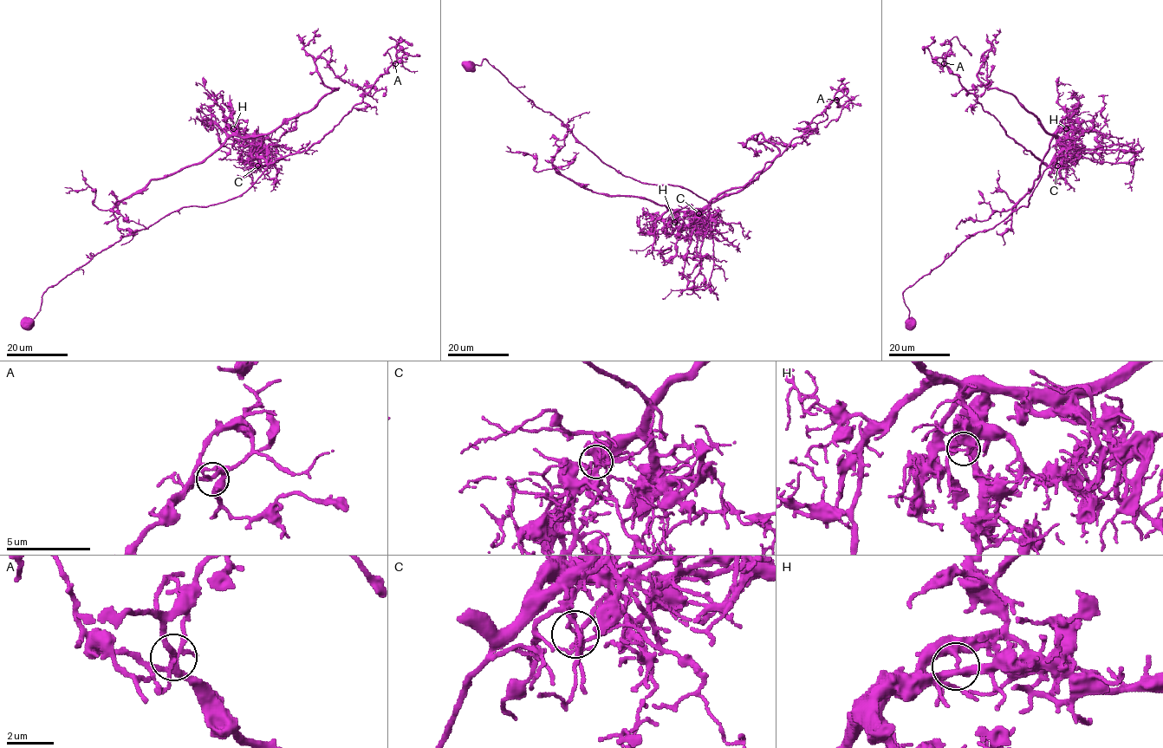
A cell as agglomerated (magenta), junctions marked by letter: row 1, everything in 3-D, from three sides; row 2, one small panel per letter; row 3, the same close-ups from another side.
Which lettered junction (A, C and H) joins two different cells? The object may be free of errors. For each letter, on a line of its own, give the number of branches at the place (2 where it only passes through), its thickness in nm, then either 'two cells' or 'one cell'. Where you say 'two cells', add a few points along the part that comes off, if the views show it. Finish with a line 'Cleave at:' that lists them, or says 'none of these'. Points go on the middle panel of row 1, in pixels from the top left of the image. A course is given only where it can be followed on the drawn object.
A: 4 branches meet; 170 nm thick; one cell
C: 7 branches meet; 140 nm thick; two cells; foreign part runs (698, 213), (708, 202), (685, 188), (641, 183), (603, 163), (487, 61), (483, 59), (480, 66), (462, 64)
H: 4 branches meet; 280 nm thick; one cell
Cleave at: C

